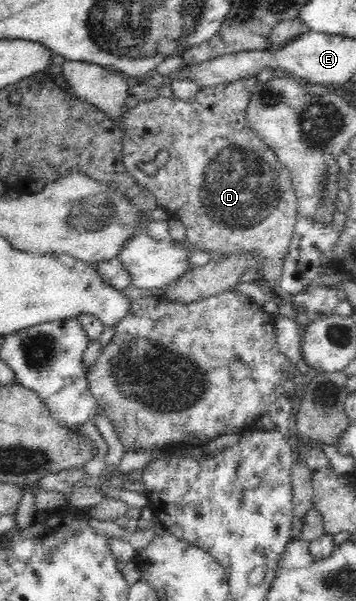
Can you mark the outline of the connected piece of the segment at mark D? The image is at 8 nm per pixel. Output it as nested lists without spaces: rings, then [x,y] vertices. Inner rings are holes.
[[[249,76],[246,78],[239,78],[230,82],[216,83],[209,86],[201,88],[197,95],[193,99],[179,99],[175,95],[171,97],[157,96],[155,99],[147,102],[139,102],[137,107],[133,109],[128,109],[123,113],[123,117],[120,119],[120,125],[122,126],[122,159],[124,160],[125,167],[130,175],[135,178],[138,182],[141,182],[143,186],[147,186],[151,193],[156,197],[156,204],[159,209],[165,210],[171,218],[181,220],[186,227],[186,241],[185,244],[191,248],[206,251],[215,256],[238,254],[239,252],[246,252],[247,250],[253,250],[257,254],[261,254],[265,261],[261,271],[259,271],[260,280],[259,283],[262,284],[266,290],[269,287],[275,287],[277,285],[276,280],[280,279],[283,269],[282,259],[287,253],[290,246],[290,241],[294,232],[294,227],[297,221],[298,215],[298,197],[293,191],[291,172],[289,168],[279,161],[278,155],[248,126],[246,115],[247,107],[250,102],[250,97],[253,91],[255,91],[258,79],[256,76]],[[159,151],[167,151],[169,154],[169,159],[159,168],[154,175],[149,175],[143,171],[143,165],[145,163],[151,163],[155,161],[155,157],[159,155]]]

